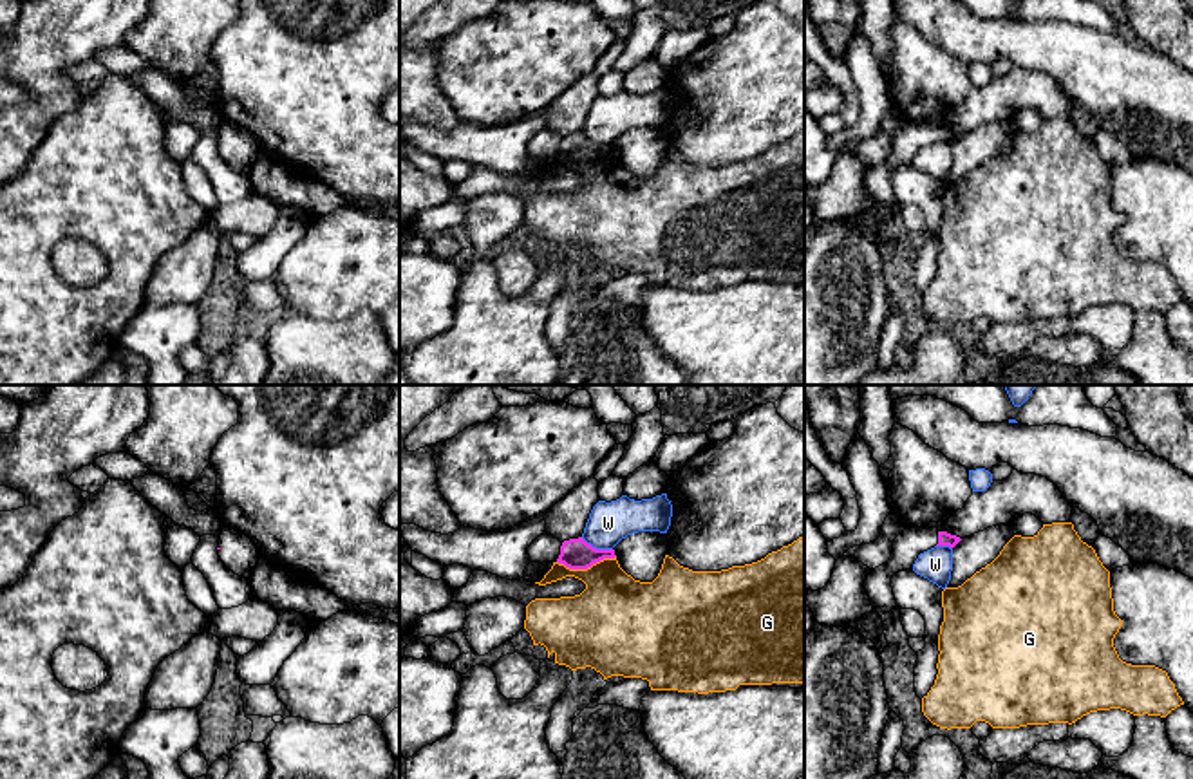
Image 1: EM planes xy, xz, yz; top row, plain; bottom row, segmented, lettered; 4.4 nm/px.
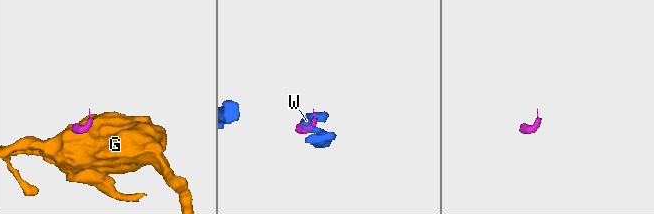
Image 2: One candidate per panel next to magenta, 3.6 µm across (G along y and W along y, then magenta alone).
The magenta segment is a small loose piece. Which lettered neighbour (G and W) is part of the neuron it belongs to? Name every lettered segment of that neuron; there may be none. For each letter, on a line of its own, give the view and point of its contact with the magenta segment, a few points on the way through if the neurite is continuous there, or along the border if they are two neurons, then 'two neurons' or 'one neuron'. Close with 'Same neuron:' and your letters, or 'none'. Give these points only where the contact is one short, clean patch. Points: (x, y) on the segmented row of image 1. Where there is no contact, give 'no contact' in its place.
G: contact xz (586, 568); border xz (615, 555), (586, 568), (566, 568), (557, 563); two neurons
W: contact xz (595, 548); border xz (581, 537), (597, 548), (611, 550); two neurons
Same neuron: none

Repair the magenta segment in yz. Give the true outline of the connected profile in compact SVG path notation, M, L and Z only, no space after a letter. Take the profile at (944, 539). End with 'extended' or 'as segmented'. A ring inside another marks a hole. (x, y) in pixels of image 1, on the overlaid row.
M907 526L893 542L893 553L889 560L875 568L864 580L864 589L871 600L873 609L880 620L884 613L897 607L897 600L891 587L891 577L898 571L913 569L920 553L935 546L954 548L962 539L938 528L911 528Z; extended

